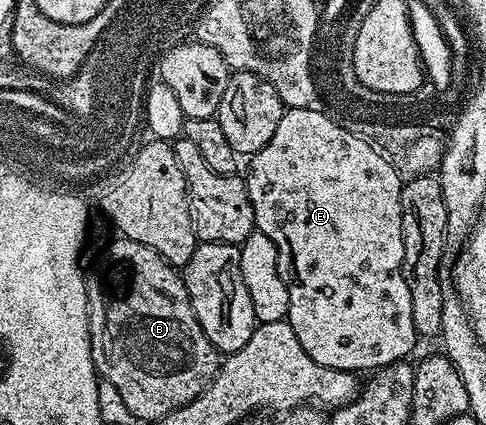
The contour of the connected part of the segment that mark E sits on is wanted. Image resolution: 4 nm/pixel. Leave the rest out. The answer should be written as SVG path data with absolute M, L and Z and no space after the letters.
M318 107L309 109L286 109L277 125L272 139L260 147L258 153L249 158L250 170L244 173L244 180L248 187L248 199L252 199L252 211L257 232L268 235L272 243L276 243L278 252L278 266L280 275L288 287L288 311L286 316L296 331L296 339L300 339L300 347L316 359L324 367L332 367L340 371L348 371L355 375L361 374L361 369L377 371L397 361L409 358L414 349L416 334L412 323L412 295L408 292L408 283L402 273L404 263L404 239L402 238L402 198L403 178L392 167L374 146L369 145L354 133L350 133L341 123L329 113L321 113Z

